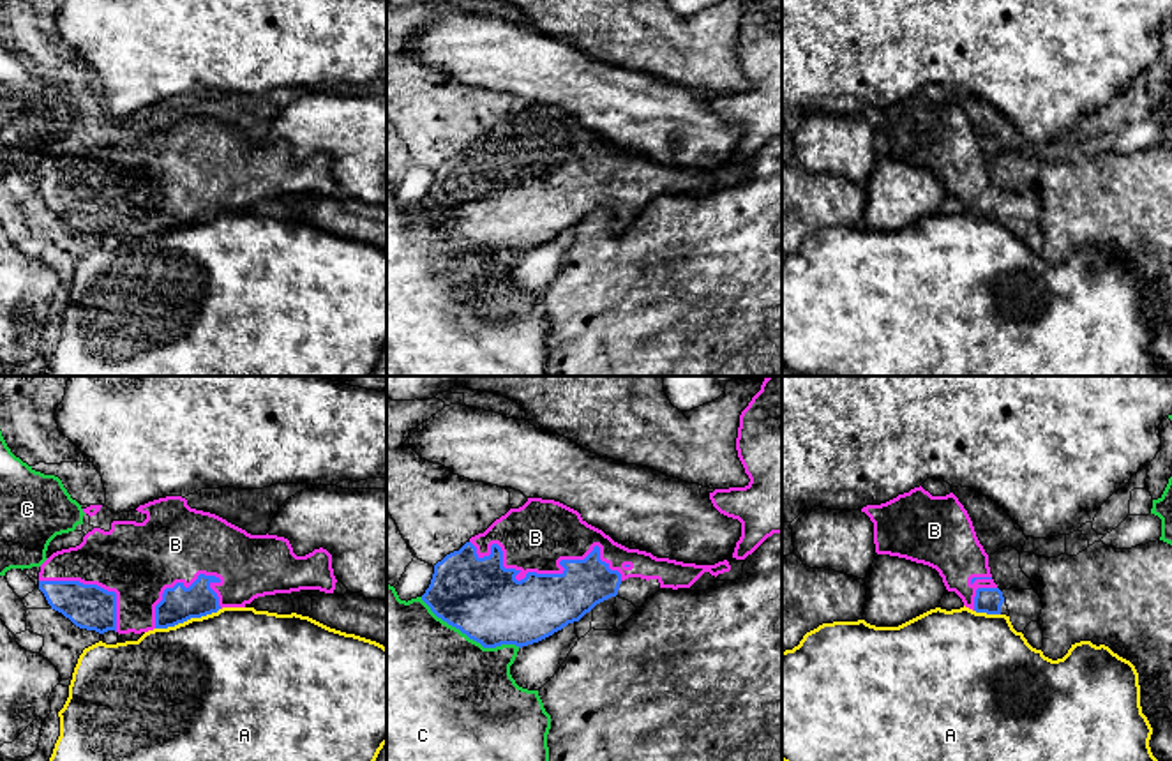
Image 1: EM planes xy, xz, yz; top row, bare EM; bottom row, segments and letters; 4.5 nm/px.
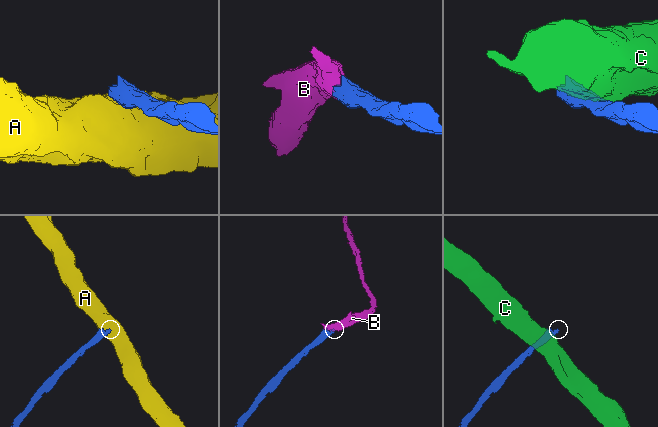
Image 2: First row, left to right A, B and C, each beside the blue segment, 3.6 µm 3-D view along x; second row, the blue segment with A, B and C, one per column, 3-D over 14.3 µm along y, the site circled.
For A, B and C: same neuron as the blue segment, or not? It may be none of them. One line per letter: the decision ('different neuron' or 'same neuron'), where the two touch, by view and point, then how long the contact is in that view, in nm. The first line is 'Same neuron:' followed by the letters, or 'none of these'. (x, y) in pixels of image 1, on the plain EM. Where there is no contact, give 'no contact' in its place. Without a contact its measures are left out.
Same neuron: B
A: different neuron; meets blue in xy at (187, 223); contact 320 nm long
B: same neuron; meets blue in xz at (542, 179); contact 700 nm long
C: different neuron; meets blue in xz at (470, 242); contact 500 nm long

